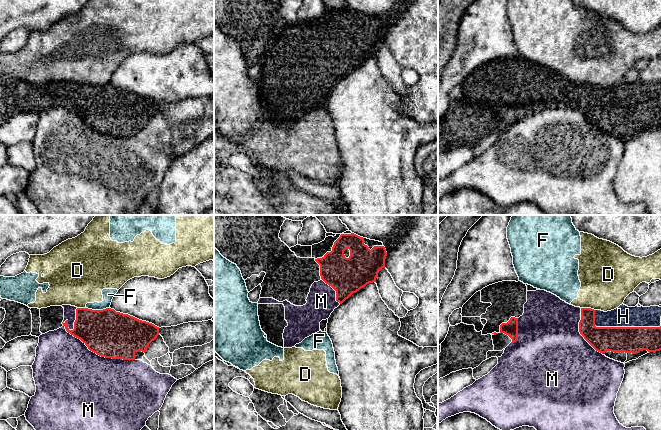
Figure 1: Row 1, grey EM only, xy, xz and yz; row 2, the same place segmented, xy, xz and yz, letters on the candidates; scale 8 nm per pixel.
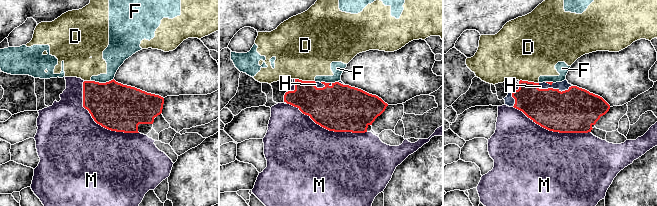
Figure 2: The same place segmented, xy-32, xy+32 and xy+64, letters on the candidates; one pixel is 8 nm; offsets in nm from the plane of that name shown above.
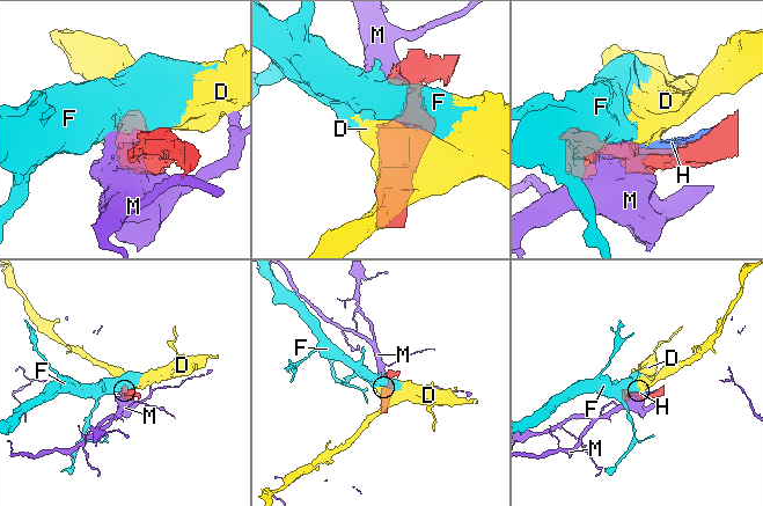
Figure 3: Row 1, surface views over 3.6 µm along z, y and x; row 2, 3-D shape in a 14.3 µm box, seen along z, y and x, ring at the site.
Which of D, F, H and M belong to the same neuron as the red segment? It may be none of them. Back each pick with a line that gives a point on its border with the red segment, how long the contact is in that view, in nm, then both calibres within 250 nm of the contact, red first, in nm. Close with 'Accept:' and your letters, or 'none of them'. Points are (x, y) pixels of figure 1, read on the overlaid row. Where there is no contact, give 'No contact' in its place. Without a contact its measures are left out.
H: Touches red at yz (620, 327). Shared border 550 nm. Thickness 200 nm (red) against 170 nm
Accept: H

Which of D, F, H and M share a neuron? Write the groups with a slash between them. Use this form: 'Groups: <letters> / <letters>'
Groups: D F / H / M

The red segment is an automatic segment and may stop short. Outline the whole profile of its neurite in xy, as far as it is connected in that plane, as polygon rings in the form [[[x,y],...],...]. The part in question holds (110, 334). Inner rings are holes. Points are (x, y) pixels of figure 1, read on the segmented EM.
[[[77,308],[74,329],[68,328],[68,320],[62,324],[68,333],[80,339],[90,351],[112,359],[142,360],[149,344],[159,335],[159,327],[154,324],[116,312],[111,308],[103,310]]]

